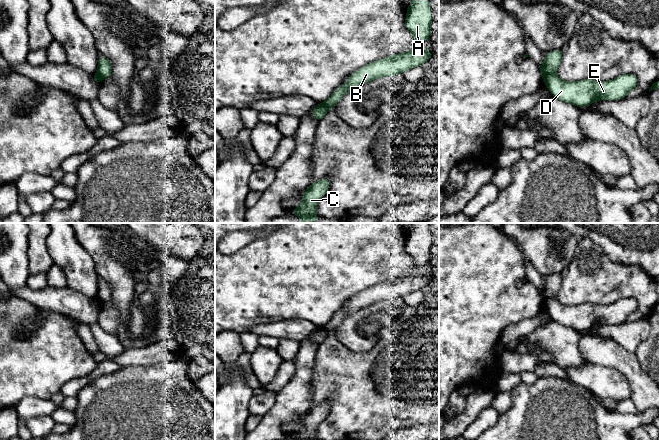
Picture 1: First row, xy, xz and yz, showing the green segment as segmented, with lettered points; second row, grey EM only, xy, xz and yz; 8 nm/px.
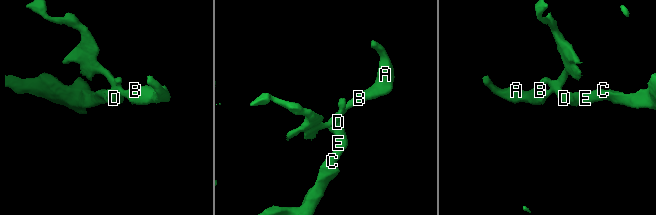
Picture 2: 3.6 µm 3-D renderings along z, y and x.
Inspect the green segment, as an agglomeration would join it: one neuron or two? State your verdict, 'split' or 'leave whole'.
split

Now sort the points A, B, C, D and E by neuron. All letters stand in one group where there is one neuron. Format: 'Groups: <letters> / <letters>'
Groups: A B / C D E

